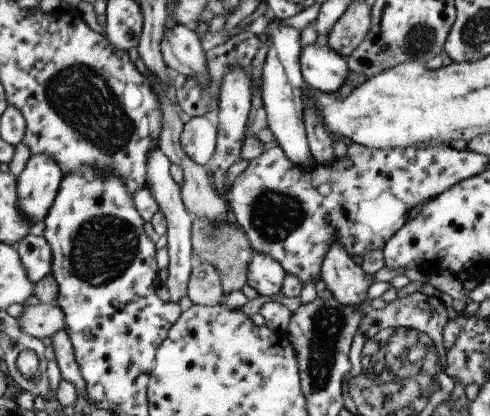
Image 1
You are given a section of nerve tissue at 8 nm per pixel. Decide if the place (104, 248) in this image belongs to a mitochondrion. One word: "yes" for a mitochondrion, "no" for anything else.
yes

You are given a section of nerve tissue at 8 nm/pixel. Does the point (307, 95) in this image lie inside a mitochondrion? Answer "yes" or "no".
no

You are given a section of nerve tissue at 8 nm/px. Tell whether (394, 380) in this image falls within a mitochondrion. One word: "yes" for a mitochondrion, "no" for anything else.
yes

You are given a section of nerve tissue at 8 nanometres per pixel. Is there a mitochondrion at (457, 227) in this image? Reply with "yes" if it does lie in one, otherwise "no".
no

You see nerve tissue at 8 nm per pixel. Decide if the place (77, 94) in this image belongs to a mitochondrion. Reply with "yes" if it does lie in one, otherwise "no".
yes

